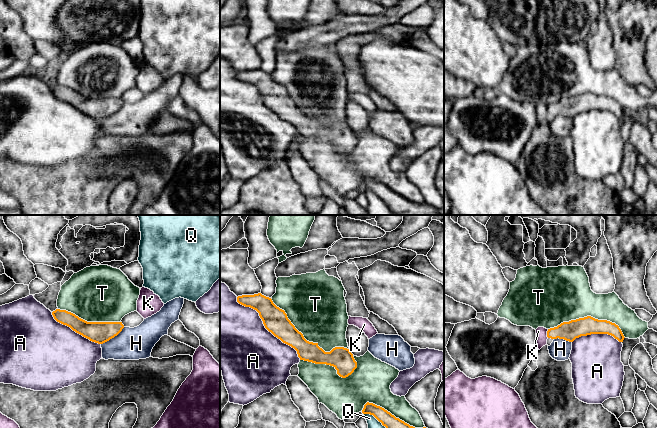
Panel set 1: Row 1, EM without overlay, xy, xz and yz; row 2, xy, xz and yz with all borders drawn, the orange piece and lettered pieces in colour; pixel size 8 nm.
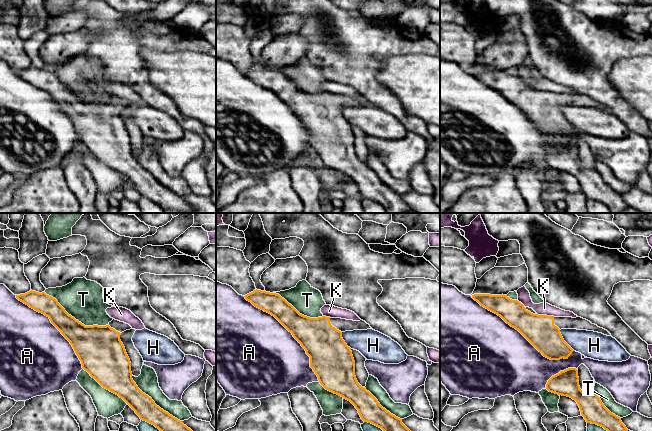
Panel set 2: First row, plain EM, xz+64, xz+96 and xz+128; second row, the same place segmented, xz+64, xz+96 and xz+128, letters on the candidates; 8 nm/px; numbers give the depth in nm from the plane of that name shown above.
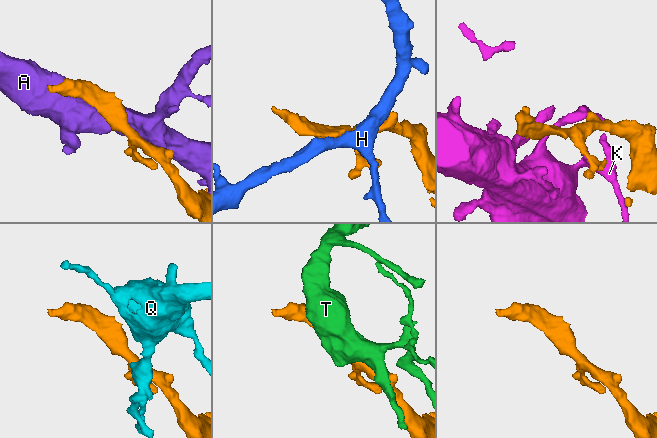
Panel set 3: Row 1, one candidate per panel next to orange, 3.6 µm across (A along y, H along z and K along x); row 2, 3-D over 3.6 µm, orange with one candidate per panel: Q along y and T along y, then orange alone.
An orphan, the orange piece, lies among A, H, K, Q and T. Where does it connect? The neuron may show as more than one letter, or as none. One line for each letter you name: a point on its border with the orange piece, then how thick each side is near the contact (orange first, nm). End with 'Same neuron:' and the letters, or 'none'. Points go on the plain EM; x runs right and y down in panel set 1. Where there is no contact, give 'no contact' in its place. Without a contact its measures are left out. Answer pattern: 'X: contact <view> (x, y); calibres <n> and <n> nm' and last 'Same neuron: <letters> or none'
Same neuron: none

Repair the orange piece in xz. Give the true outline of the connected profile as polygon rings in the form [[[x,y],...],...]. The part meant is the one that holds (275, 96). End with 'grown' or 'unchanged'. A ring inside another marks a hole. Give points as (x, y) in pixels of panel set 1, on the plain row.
[[[258,69],[238,72],[237,78],[256,86],[265,104],[294,124],[300,136],[333,142],[342,154],[348,153],[357,144],[357,138],[349,125],[335,123],[330,128],[325,128],[318,119],[307,117],[288,95],[285,87],[277,83],[271,74]]]; unchanged

